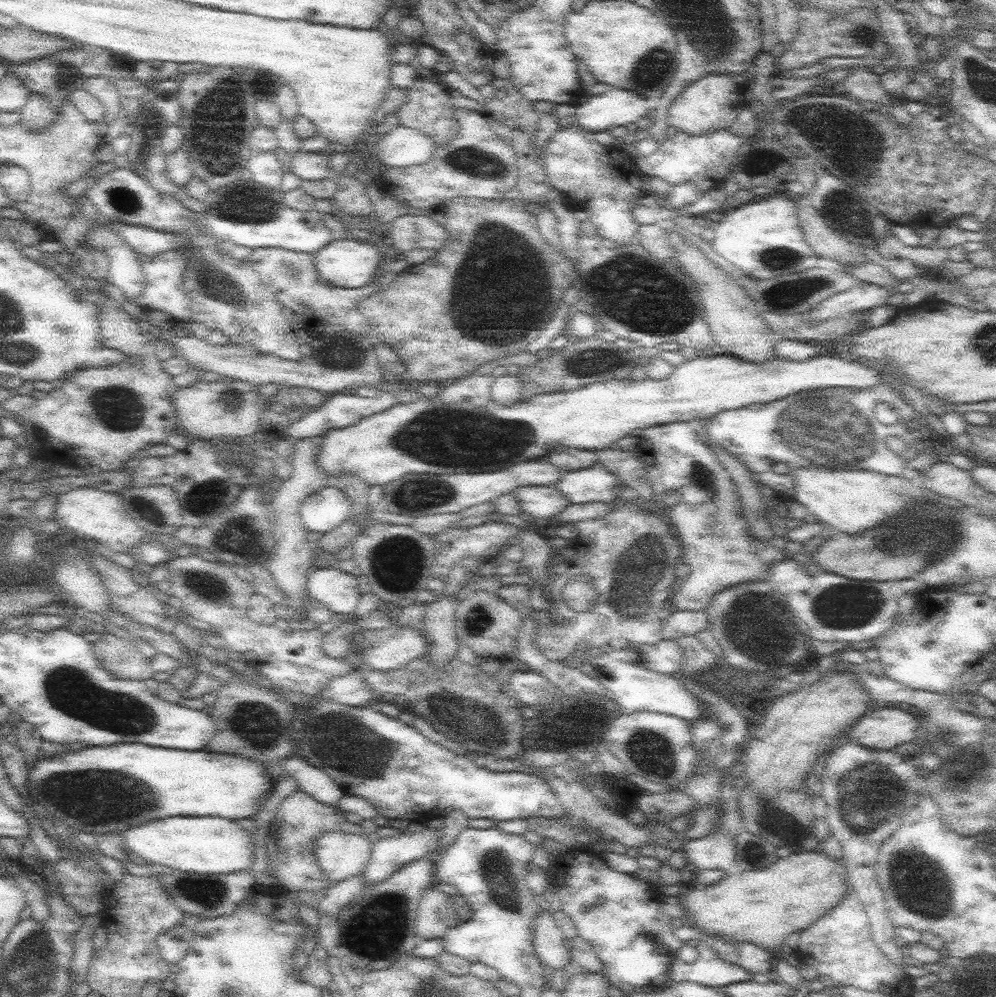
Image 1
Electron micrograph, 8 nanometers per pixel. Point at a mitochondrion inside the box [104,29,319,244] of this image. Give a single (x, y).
(222, 110)

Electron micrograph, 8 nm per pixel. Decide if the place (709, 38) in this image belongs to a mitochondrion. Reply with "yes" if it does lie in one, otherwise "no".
yes

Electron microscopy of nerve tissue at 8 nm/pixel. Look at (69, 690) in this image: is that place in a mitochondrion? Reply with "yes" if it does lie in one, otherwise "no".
yes

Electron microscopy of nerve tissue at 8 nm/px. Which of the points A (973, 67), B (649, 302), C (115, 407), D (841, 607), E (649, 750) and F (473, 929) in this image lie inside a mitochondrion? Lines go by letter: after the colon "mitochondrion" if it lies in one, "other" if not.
A: other
B: mitochondrion
C: mitochondrion
D: mitochondrion
E: mitochondrion
F: other

